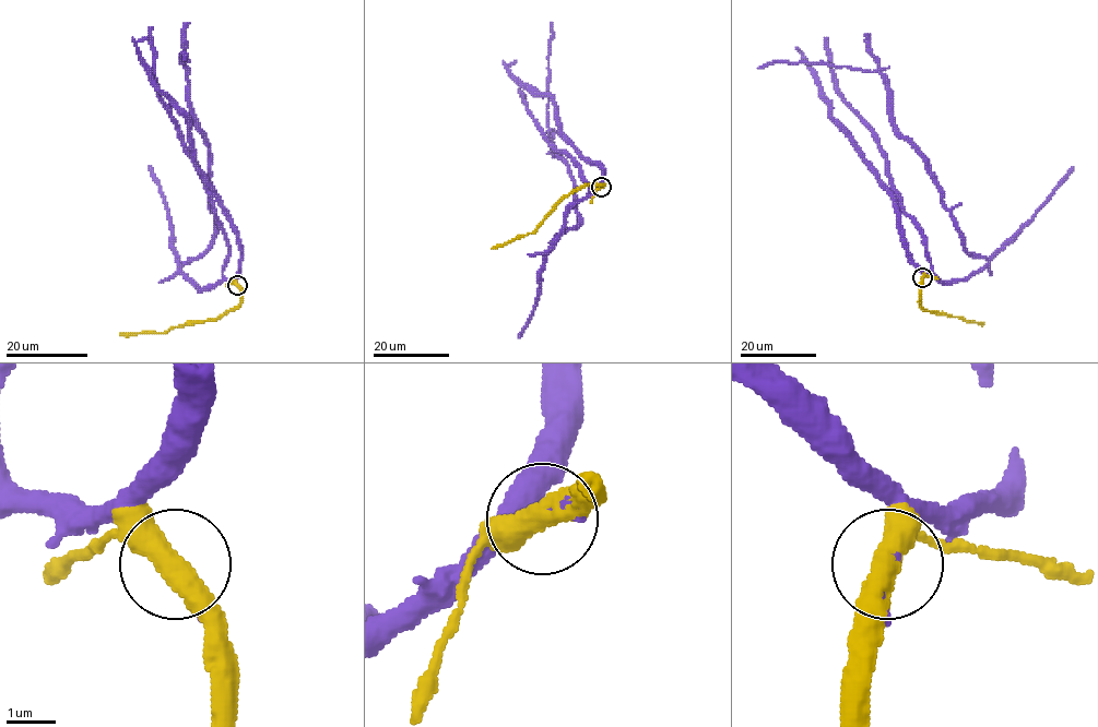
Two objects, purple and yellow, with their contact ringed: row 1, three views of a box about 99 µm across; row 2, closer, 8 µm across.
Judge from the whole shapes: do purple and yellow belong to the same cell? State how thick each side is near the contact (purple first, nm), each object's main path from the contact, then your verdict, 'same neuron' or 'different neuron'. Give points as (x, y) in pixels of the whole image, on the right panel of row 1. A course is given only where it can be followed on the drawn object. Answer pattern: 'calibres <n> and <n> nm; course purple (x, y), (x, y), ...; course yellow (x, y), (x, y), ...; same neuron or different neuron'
calibres 300 and 400 nm; course purple (922, 277), (968, 278), (987, 260), (966, 250), (943, 189), (897, 131), (888, 82), (826, 63), (758, 68); course yellow (922, 277), (920, 306), (922, 309), (963, 317), (970, 323), (984, 323); same neuron

